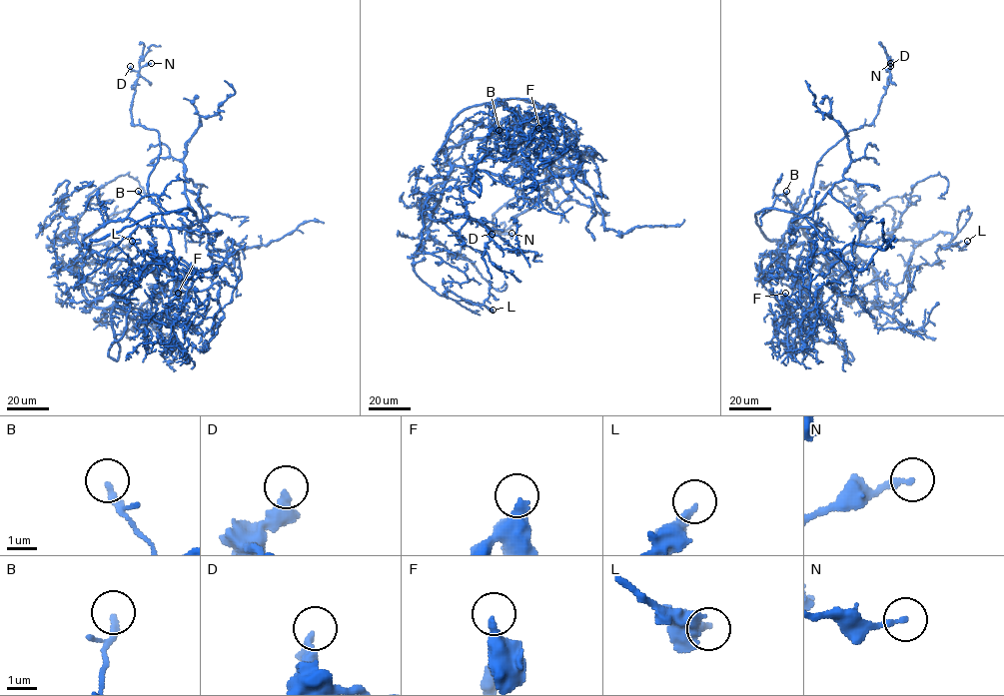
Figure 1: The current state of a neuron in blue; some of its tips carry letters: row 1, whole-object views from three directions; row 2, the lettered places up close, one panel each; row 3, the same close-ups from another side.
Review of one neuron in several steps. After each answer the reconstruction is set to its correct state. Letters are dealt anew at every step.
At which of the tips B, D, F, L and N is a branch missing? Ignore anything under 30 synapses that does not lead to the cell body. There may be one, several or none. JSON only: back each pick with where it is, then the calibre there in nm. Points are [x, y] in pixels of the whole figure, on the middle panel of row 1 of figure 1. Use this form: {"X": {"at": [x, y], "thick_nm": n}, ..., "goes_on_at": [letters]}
{"goes_on_at": []}

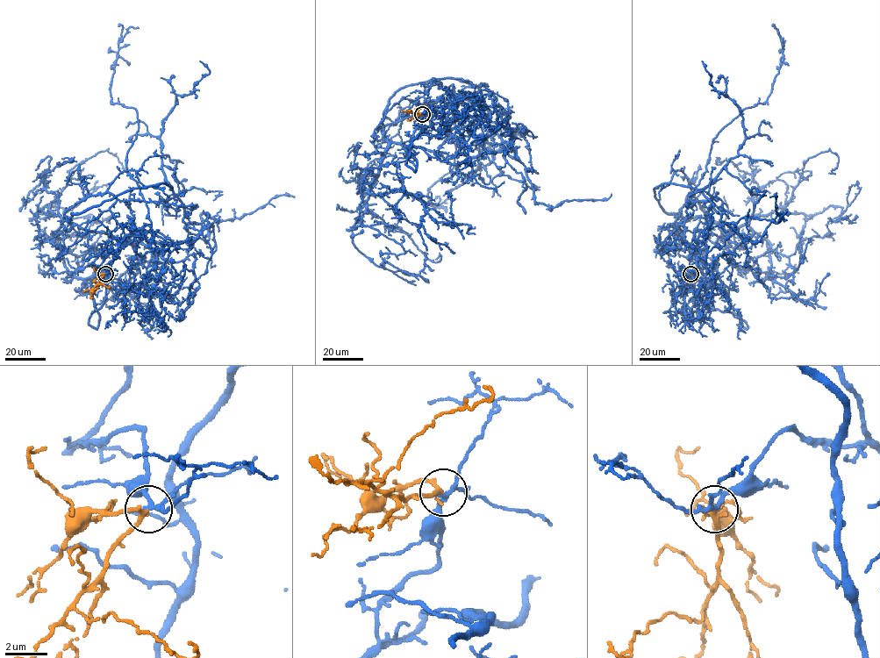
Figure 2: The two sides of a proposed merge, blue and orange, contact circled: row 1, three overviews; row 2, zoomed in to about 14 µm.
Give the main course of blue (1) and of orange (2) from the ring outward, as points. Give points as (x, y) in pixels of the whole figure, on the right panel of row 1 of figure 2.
1: (690, 274), (714, 276), (668, 227), (676, 170), (662, 186), (723, 223), (777, 223), (769, 196)
2: (690, 274), (696, 297)

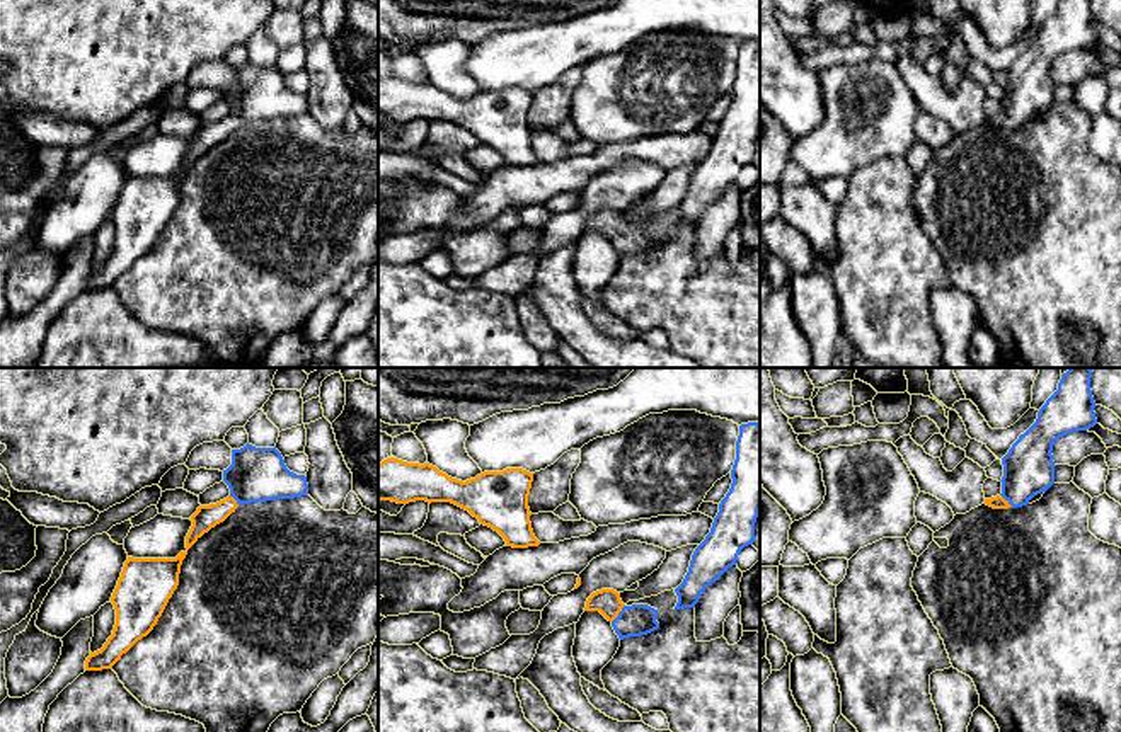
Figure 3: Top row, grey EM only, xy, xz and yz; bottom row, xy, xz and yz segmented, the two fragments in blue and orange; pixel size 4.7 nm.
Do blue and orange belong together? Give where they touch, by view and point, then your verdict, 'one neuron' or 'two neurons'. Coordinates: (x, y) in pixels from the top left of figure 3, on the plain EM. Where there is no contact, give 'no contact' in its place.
meets blue in xz at (619, 232); one neuron

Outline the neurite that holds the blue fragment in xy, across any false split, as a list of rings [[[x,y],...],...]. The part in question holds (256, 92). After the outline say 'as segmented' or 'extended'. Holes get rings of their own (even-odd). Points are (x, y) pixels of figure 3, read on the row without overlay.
[[[247,61],[240,68],[232,68],[232,83],[223,89],[223,100],[228,104],[230,114],[216,123],[199,124],[191,134],[193,145],[186,155],[187,169],[242,123],[308,112],[307,95],[290,90],[276,65],[256,66]]]; extended

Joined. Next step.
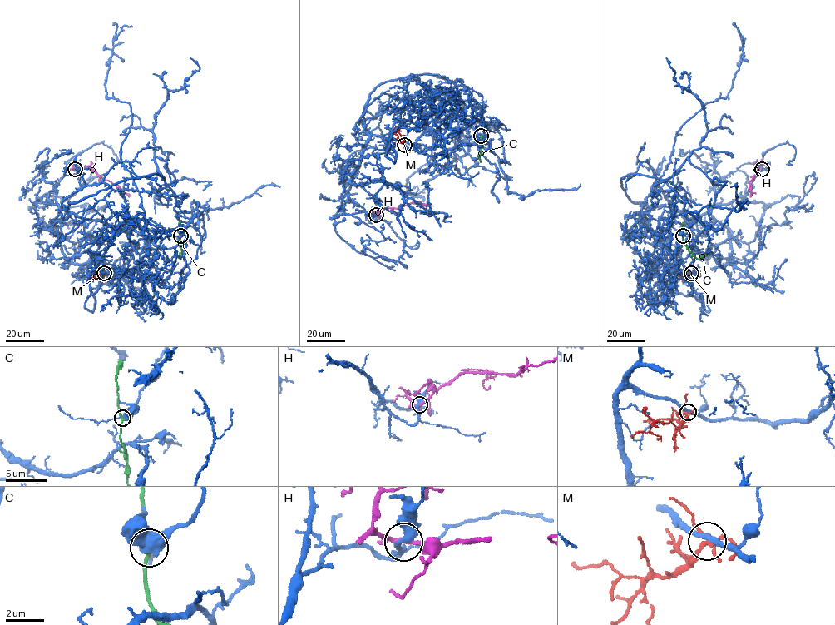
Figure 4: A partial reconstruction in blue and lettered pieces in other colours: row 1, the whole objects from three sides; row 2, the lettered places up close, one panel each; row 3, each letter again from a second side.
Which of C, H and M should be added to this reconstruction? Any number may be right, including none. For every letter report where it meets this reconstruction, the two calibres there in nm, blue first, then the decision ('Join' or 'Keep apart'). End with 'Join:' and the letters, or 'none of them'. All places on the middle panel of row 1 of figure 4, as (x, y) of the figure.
C: Touches blue at (481, 136). Thickness 480 nm (blue) against 180 nm. Keep apart
H: Touches blue at (376, 215). Thickness 360 nm (blue) against 180 nm. Join
M: Touches blue at (404, 145). Thickness 280 nm (blue) against 180 nm. Keep apart
Join: H

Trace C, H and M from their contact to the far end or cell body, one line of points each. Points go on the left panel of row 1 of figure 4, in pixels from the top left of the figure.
C: (180, 235), (180, 259), (178, 255), (180, 252)
H: (76, 169), (94, 171), (100, 176), (116, 185), (129, 196)
M: (103, 273), (101, 276), (96, 275), (93, 272), (98, 266)

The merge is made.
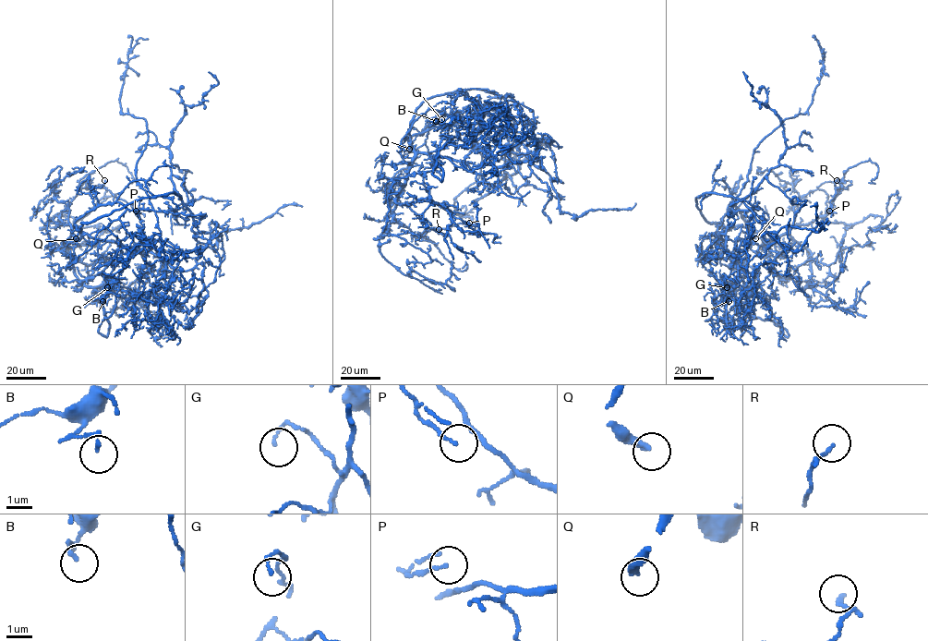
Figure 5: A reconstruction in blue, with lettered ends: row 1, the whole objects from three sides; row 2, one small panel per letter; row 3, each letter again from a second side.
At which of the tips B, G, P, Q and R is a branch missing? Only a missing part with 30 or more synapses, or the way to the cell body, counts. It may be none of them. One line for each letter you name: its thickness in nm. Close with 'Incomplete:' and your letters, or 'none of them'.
Q: 280 nm thick
Incomplete: Q

